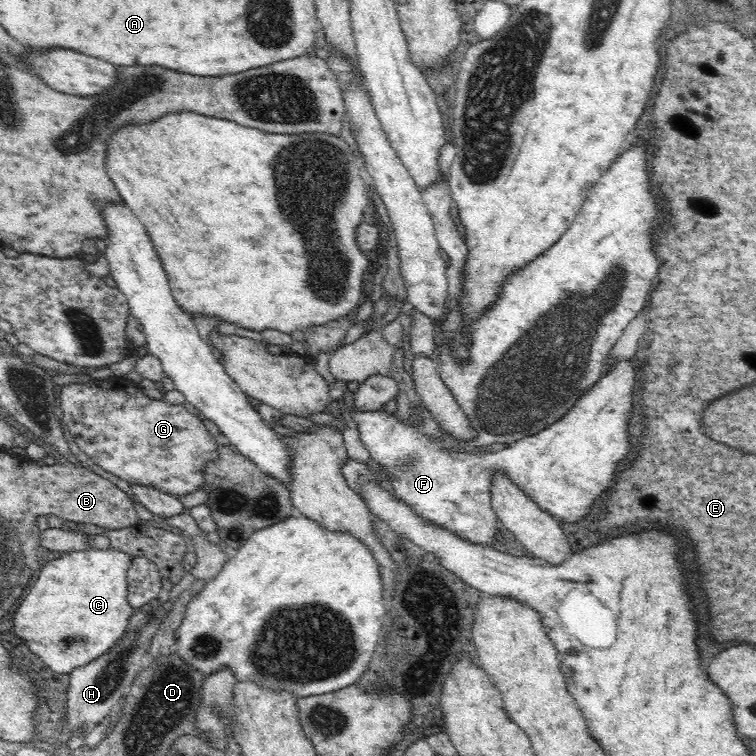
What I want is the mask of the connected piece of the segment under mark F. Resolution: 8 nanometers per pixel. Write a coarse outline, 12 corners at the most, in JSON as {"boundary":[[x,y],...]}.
{"boundary":[[612,366],[498,454],[435,446],[396,413],[352,415],[418,515],[472,544],[507,472],[578,520],[628,454],[640,372]]}

